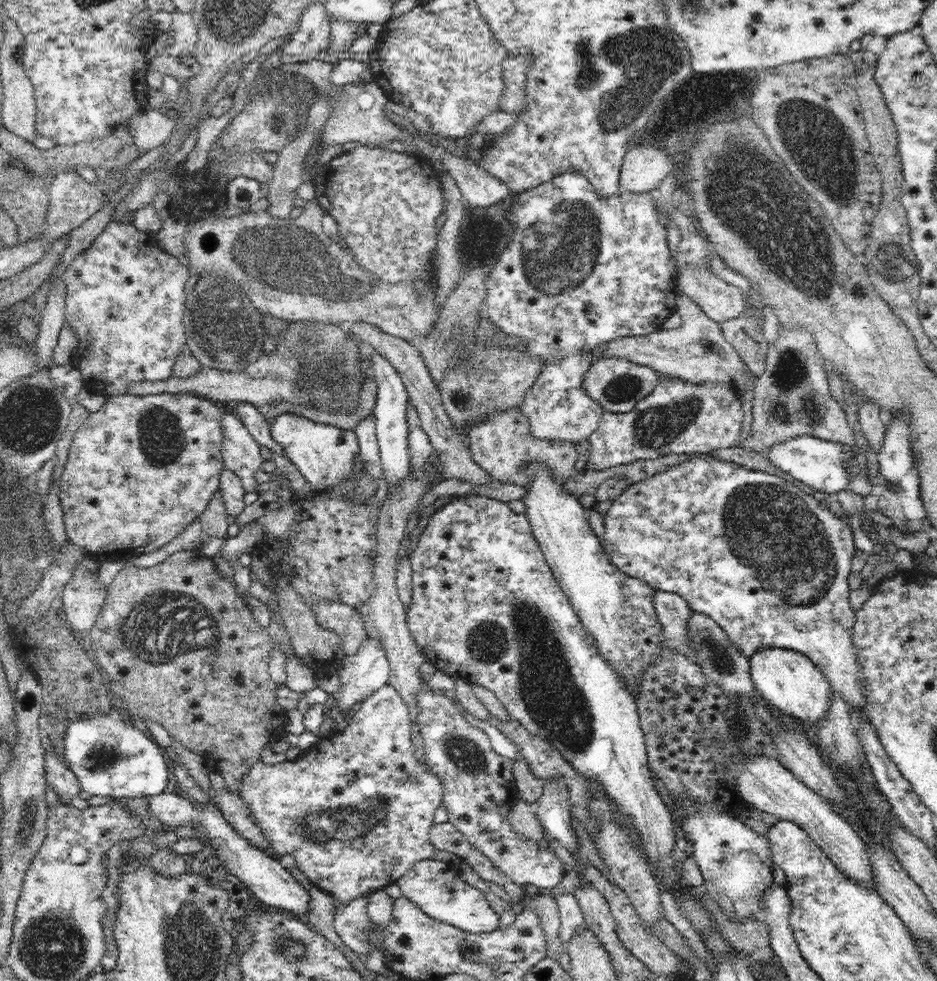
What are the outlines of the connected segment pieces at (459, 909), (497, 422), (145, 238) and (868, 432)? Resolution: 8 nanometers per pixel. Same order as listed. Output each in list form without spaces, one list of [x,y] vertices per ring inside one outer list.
[[[420,860],[396,883],[408,900],[415,902],[427,916],[438,921],[474,934],[494,932],[499,928],[500,916],[490,906],[484,893],[464,881],[446,862]]]
[[[520,406],[487,415],[483,420],[473,423],[468,428],[466,436],[472,458],[475,459],[478,466],[482,467],[482,470],[485,470],[492,479],[497,481],[528,488],[531,480],[523,472],[528,463],[548,466],[552,475],[560,481],[560,485],[568,480],[569,476],[583,472],[583,470],[576,469],[574,465],[579,456],[576,452],[576,445],[534,437],[530,433],[528,419]]]
[[[110,221],[103,232],[101,232],[93,241],[93,243],[83,253],[78,255],[67,266],[67,269],[61,276],[67,286],[67,294],[65,300],[65,318],[64,324],[70,325],[78,337],[79,346],[74,352],[73,363],[77,366],[82,374],[86,386],[91,391],[101,393],[106,398],[116,396],[118,394],[126,394],[126,388],[133,383],[143,381],[159,382],[166,381],[173,376],[173,369],[176,360],[180,358],[184,346],[188,345],[187,337],[185,336],[185,327],[183,317],[186,312],[185,303],[190,296],[186,290],[186,280],[190,277],[188,265],[181,264],[176,256],[170,255],[158,243],[157,237],[152,232],[140,232],[134,223],[117,223]]]
[[[865,400],[859,408],[859,423],[874,452],[880,451],[886,435],[885,413],[871,400]]]

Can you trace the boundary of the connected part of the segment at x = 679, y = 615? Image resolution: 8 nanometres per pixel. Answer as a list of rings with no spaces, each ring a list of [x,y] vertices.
[[[657,590],[652,599],[659,623],[663,628],[663,638],[670,649],[676,649],[680,653],[695,658],[695,652],[687,643],[687,622],[694,612],[679,594]]]

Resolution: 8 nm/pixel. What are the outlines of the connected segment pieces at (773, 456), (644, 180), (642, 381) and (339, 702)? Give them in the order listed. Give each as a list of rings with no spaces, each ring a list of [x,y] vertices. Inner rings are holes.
[[[806,434],[769,447],[763,450],[762,455],[768,457],[776,468],[804,482],[813,490],[834,494],[834,492],[838,493],[840,490],[846,489],[848,482],[850,482],[850,475],[848,469],[846,469],[848,458],[854,456],[850,446],[838,445]]]
[[[634,144],[629,146],[624,155],[619,188],[629,192],[653,192],[676,168],[670,152],[665,152],[655,144]]]
[[[603,358],[594,363],[586,374],[582,389],[592,397],[593,401],[600,403],[604,412],[627,413],[639,400],[646,398],[664,377],[648,366],[636,364],[624,358]]]
[[[369,636],[352,656],[346,655],[343,658],[338,671],[341,685],[333,696],[335,697],[337,710],[344,712],[356,709],[364,699],[367,699],[379,688],[386,686],[390,676],[389,660],[387,659],[386,651],[383,650],[381,642],[377,638]]]

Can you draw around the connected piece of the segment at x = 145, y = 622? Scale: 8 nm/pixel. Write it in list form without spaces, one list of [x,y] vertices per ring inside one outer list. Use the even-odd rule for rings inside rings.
[[[178,551],[168,555],[160,564],[150,568],[134,566],[129,562],[116,574],[107,588],[105,601],[94,626],[89,630],[92,646],[96,654],[96,663],[110,678],[110,693],[116,699],[124,700],[124,707],[129,714],[140,718],[142,722],[153,720],[159,722],[170,733],[173,740],[178,740],[188,750],[202,756],[209,770],[218,769],[221,772],[225,787],[233,794],[240,794],[242,778],[248,774],[250,767],[261,761],[260,752],[264,750],[272,736],[276,734],[272,726],[272,712],[276,708],[276,688],[278,684],[272,681],[268,673],[268,661],[272,654],[271,638],[267,629],[262,629],[254,619],[249,605],[236,593],[236,589],[216,570],[214,561],[207,556],[198,556],[198,552]]]

